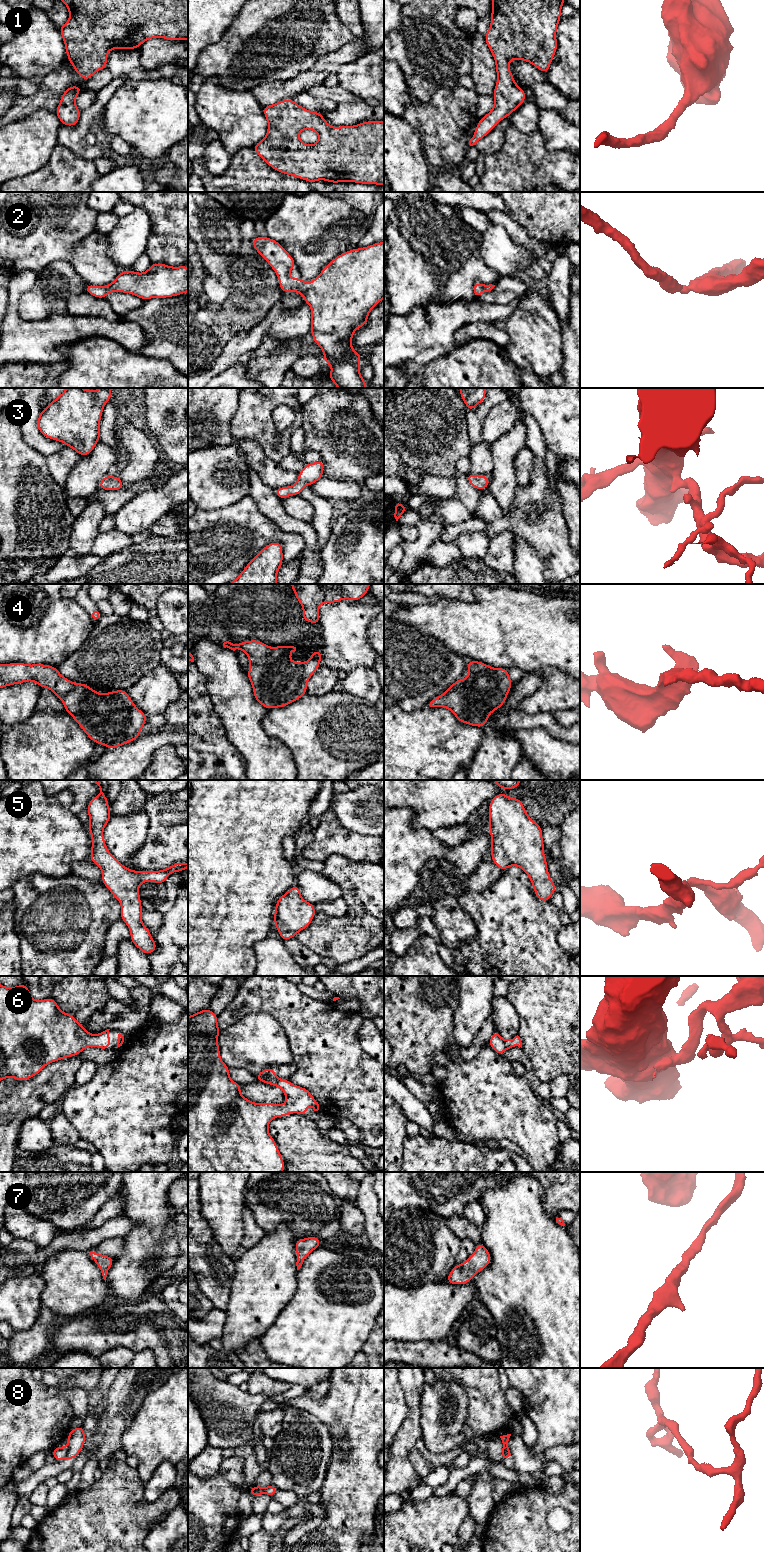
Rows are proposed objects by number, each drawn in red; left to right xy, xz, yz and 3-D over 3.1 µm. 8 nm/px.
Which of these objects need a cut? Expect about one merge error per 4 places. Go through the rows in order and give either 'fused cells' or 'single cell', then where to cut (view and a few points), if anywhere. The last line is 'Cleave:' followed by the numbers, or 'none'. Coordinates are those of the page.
1: single cell | no cut
2: single cell | no cut
3: single cell | no cut
4: single cell | no cut
5: single cell | no cut
6: single cell | no cut
7: single cell | no cut
8: fused cells | xy (66, 1447), (67, 1456)
Cleave: 8

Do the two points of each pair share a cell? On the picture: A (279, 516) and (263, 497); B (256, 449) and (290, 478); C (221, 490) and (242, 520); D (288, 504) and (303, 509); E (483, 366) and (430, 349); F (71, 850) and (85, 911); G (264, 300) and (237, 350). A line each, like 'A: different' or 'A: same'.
A: same
B: same
C: different
D: same
E: different
F: different
G: different

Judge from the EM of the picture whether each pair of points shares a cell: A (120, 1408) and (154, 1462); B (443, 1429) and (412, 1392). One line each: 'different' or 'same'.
A: different
B: different

